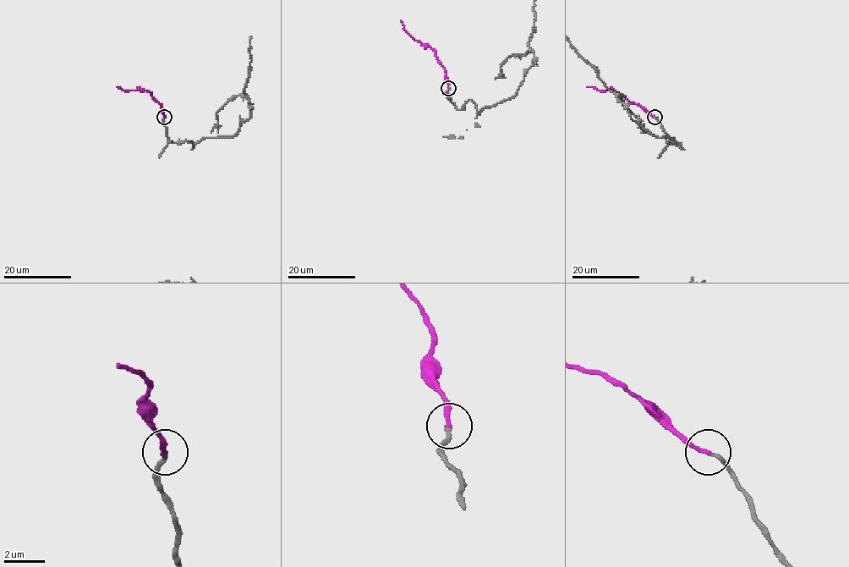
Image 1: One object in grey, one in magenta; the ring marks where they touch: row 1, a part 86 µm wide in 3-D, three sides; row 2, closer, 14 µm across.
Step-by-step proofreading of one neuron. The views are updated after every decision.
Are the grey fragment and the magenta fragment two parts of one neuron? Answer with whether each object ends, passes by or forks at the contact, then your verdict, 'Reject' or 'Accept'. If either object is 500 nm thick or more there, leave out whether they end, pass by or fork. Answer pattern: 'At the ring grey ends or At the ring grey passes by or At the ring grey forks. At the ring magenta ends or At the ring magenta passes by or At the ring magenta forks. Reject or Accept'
At the ring grey ends. At the ring magenta ends. Accept

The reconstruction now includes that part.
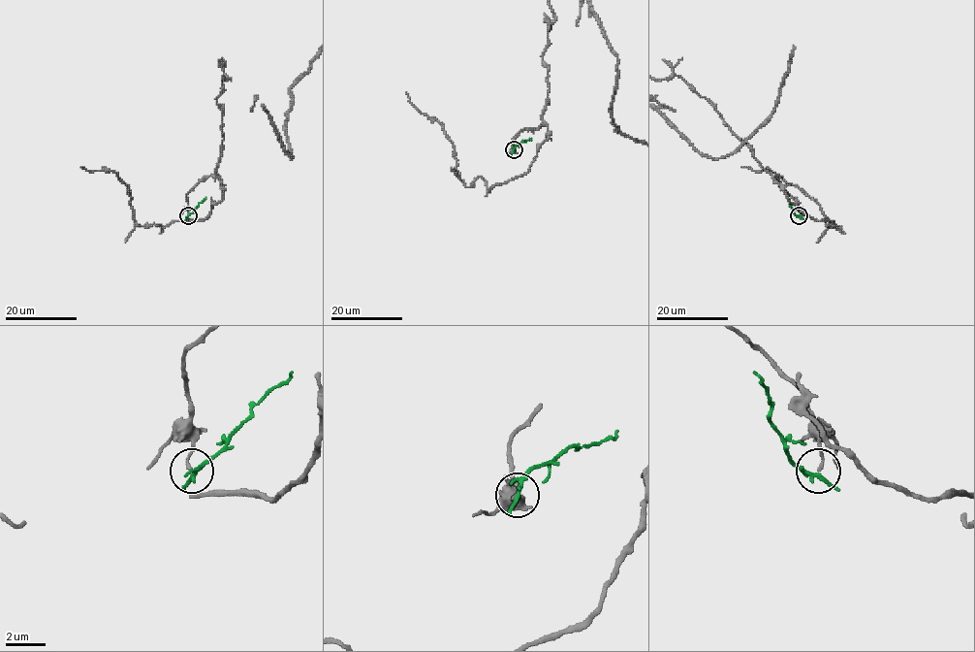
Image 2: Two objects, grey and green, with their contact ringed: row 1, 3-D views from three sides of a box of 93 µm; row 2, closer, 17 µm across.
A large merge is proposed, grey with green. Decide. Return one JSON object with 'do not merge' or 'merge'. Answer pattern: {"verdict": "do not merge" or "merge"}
{"verdict": "do not merge"}

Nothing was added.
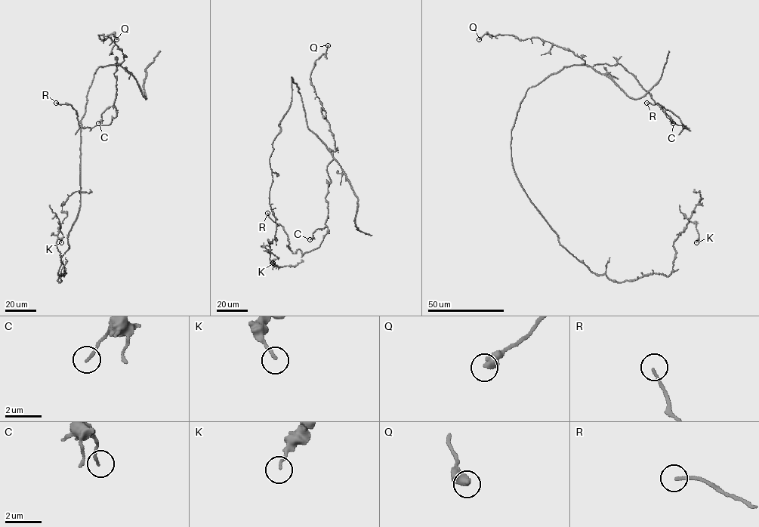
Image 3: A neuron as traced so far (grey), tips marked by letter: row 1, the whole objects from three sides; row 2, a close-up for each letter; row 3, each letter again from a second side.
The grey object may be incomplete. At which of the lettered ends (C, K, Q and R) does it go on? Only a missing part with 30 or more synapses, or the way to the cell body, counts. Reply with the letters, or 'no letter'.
no letter

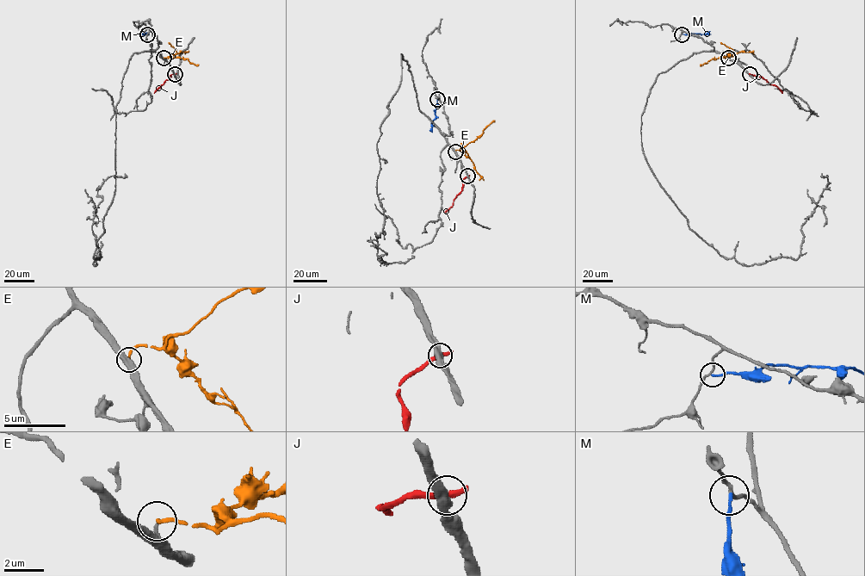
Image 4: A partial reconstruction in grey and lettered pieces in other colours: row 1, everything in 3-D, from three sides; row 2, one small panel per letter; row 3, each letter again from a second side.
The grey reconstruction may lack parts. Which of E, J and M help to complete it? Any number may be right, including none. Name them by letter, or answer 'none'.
E

